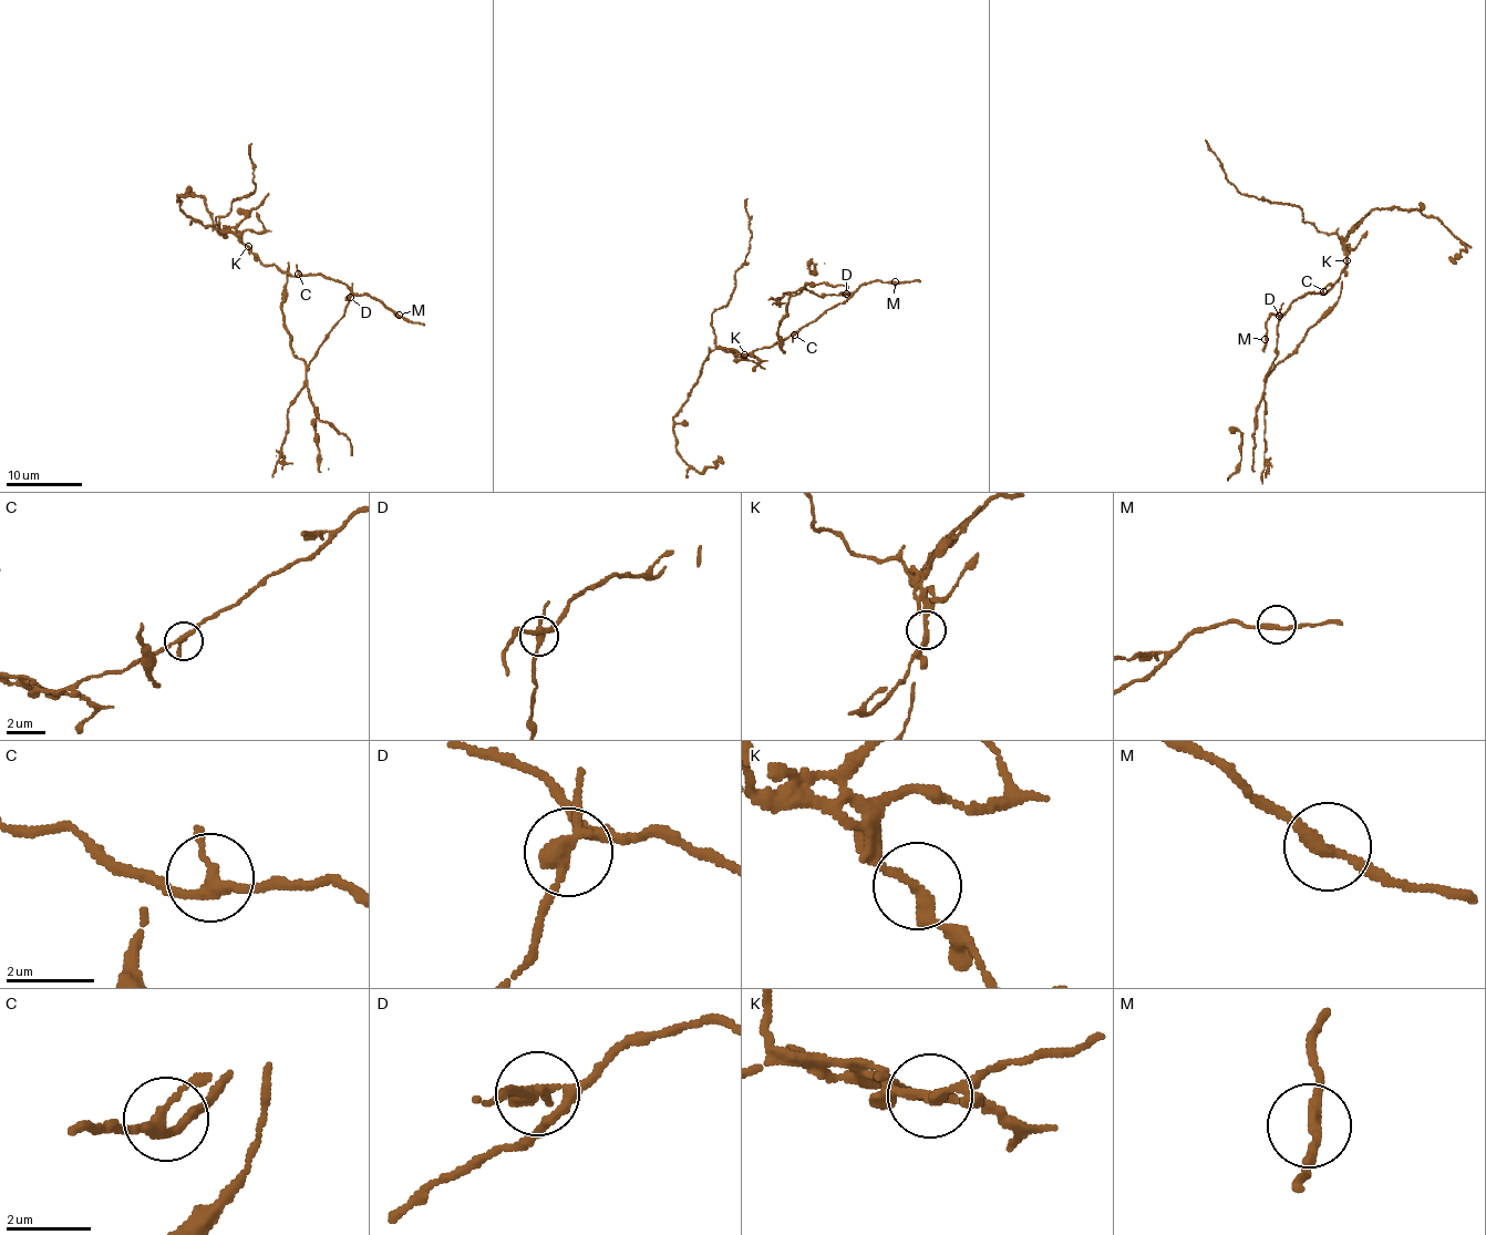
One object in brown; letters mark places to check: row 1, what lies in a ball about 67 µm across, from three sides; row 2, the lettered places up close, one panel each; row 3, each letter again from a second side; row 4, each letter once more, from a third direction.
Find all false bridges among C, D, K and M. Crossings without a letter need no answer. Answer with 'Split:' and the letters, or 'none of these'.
Split: D, K

